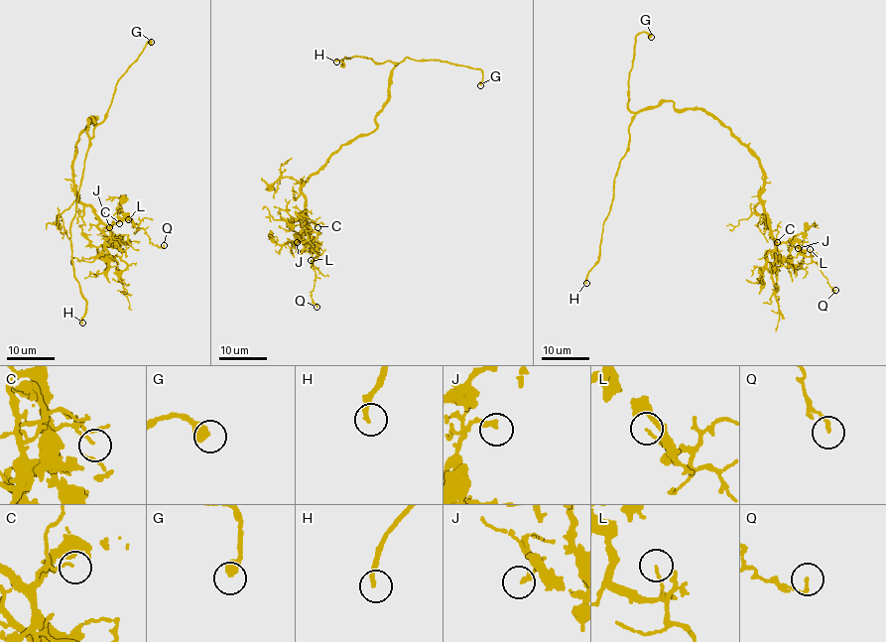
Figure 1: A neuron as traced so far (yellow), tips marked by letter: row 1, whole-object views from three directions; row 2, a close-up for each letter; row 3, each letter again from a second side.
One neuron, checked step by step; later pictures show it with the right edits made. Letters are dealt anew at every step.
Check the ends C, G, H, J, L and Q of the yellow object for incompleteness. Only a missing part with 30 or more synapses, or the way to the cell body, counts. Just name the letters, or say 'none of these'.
G, H

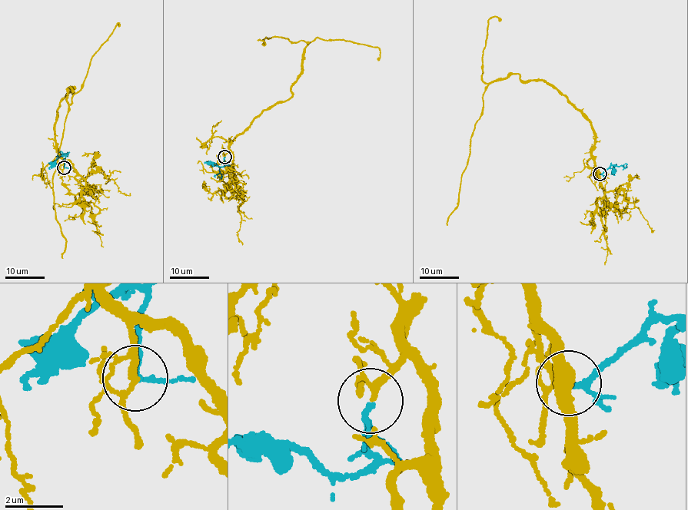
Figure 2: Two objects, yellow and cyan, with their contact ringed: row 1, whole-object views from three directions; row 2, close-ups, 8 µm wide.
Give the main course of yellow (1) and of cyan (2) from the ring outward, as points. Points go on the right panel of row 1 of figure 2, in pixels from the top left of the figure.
1: (599, 173), (588, 117), (547, 83), (511, 74), (493, 80), (483, 94), (458, 203), (447, 225)
2: (599, 173), (613, 164), (615, 165), (613, 176)

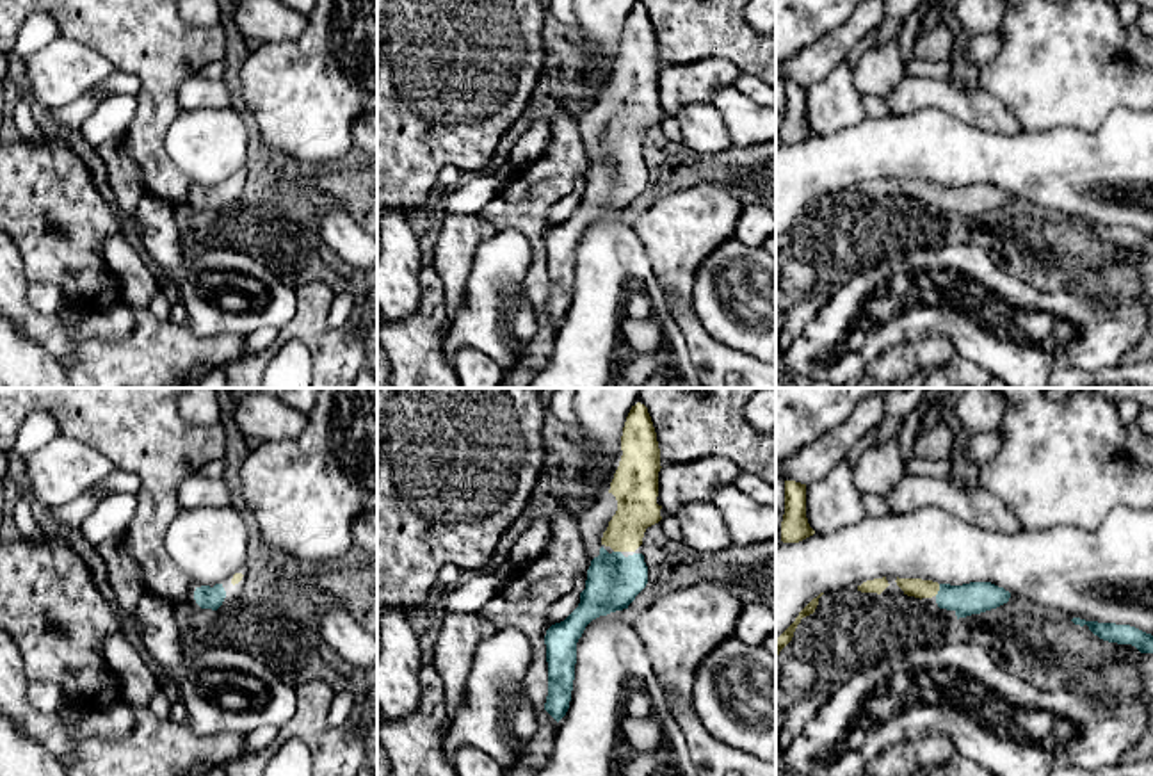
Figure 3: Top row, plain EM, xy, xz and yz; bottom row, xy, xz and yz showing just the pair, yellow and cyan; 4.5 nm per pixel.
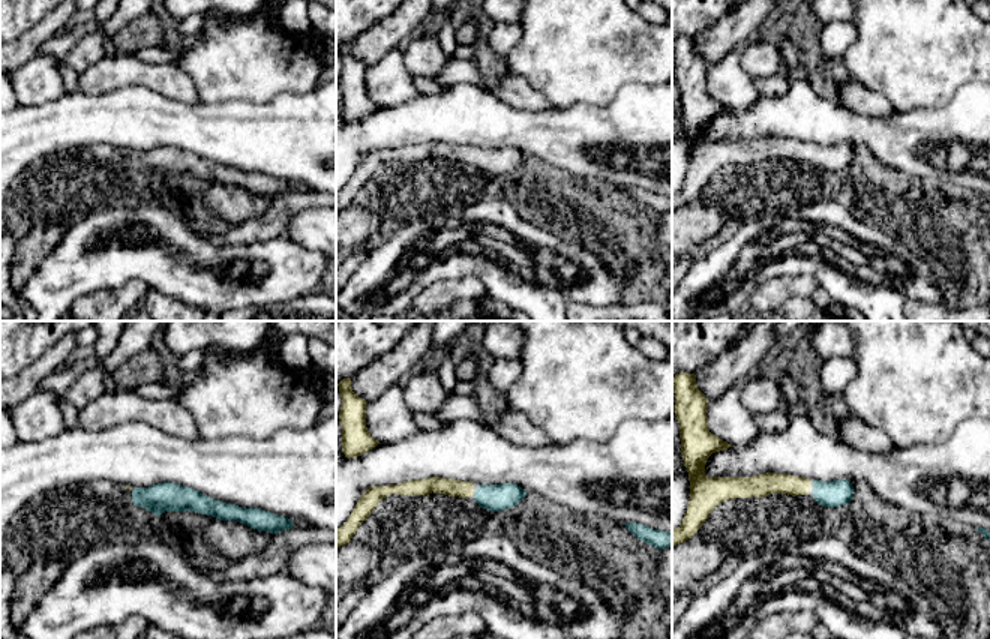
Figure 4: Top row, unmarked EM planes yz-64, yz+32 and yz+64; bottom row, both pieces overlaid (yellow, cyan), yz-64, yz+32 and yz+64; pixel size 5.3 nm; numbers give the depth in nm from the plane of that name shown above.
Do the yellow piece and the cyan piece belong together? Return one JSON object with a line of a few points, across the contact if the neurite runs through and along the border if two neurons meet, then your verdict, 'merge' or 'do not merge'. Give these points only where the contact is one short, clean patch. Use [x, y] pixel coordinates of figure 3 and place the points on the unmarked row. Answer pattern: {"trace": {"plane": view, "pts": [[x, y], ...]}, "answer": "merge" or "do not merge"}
{"trace": {"plane": "yz", "pts": [[917, 189], [938, 191], [947, 198], [970, 200]]}, "answer": "merge"}

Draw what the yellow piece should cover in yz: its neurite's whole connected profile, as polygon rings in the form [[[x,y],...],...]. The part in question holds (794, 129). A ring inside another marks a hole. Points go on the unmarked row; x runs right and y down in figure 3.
[[[785,82],[785,116],[781,123],[781,142],[799,144],[815,132],[806,119],[806,85]]]

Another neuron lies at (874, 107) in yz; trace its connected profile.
[[[863,94],[861,103],[863,103],[865,114],[868,117],[879,119],[879,117],[893,116],[891,110],[888,109],[884,98]]]

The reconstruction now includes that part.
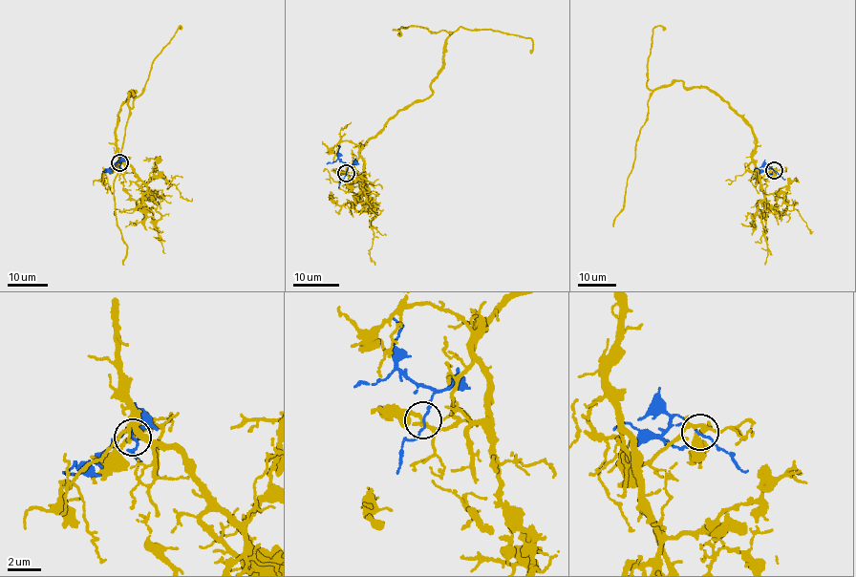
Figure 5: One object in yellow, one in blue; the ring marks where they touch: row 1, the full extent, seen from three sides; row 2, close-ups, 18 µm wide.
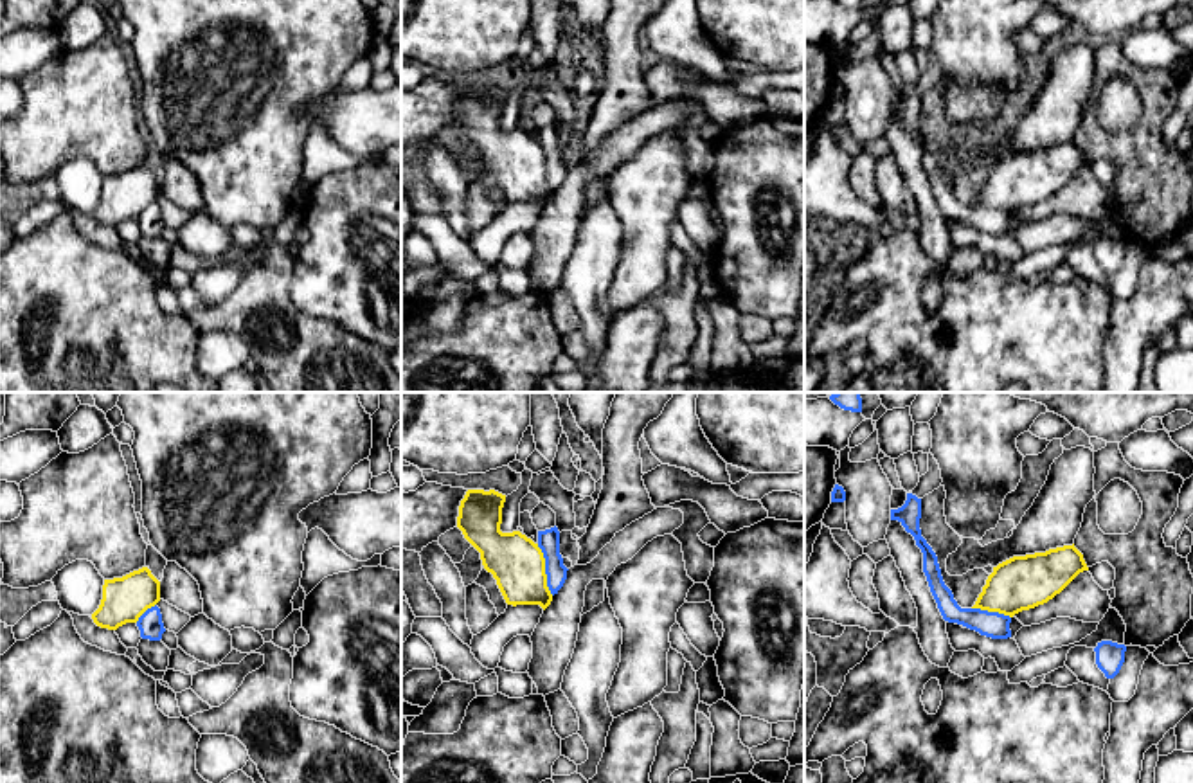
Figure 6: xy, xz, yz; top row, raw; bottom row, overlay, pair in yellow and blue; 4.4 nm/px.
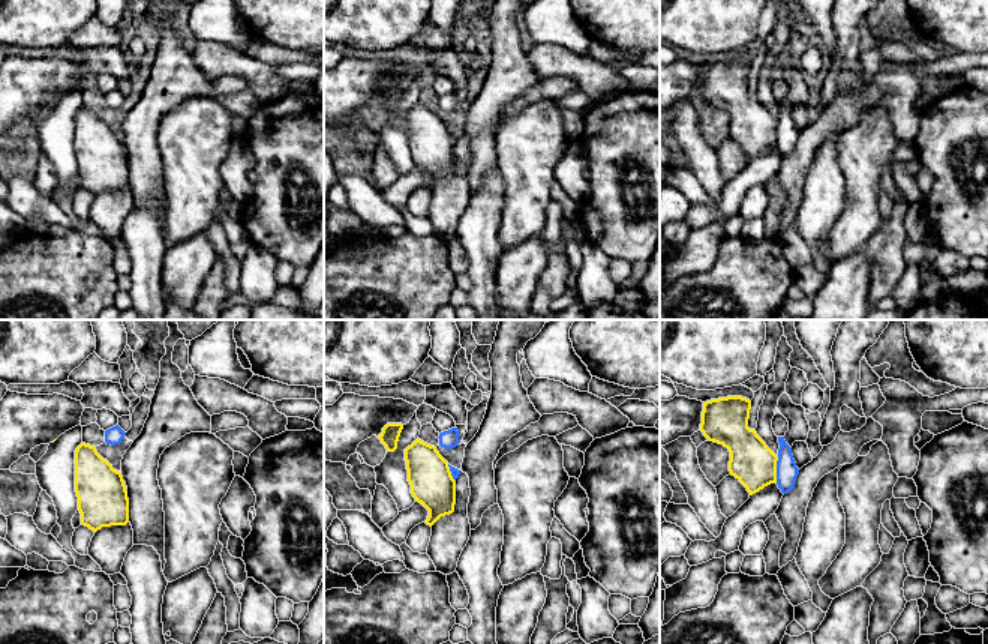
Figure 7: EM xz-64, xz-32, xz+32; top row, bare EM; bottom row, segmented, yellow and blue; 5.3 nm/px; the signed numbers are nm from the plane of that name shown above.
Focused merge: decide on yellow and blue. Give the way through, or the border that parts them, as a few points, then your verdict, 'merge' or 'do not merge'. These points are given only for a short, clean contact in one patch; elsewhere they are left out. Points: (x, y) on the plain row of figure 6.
along xz (537, 141), (544, 155), (546, 182), (553, 191) | do not merge

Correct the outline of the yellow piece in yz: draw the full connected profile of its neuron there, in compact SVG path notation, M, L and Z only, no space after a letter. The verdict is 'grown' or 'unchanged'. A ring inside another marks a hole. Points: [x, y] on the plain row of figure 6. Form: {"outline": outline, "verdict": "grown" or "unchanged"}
{"outline": "M1074 140L1013 153L993 164L972 205L1013 214L1053 196L1083 167L1089 164Z", "verdict": "unchanged"}

